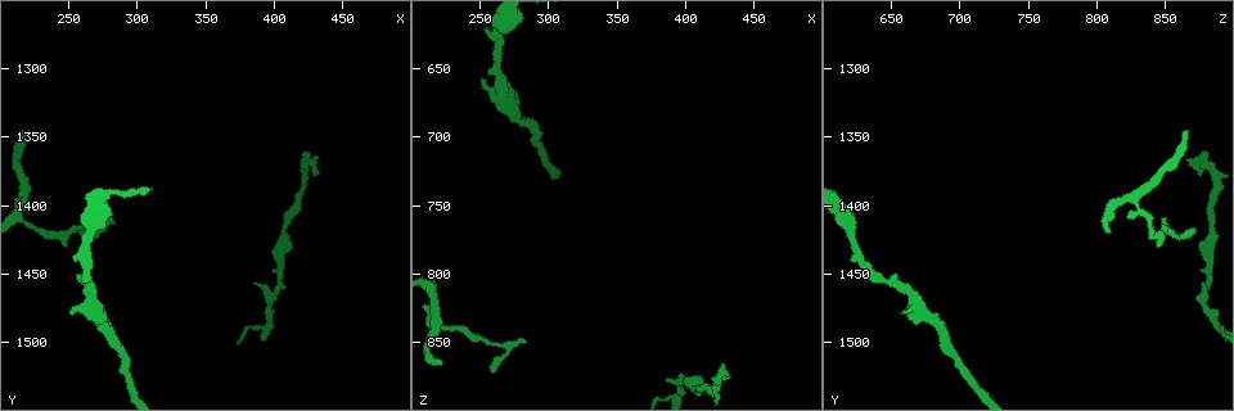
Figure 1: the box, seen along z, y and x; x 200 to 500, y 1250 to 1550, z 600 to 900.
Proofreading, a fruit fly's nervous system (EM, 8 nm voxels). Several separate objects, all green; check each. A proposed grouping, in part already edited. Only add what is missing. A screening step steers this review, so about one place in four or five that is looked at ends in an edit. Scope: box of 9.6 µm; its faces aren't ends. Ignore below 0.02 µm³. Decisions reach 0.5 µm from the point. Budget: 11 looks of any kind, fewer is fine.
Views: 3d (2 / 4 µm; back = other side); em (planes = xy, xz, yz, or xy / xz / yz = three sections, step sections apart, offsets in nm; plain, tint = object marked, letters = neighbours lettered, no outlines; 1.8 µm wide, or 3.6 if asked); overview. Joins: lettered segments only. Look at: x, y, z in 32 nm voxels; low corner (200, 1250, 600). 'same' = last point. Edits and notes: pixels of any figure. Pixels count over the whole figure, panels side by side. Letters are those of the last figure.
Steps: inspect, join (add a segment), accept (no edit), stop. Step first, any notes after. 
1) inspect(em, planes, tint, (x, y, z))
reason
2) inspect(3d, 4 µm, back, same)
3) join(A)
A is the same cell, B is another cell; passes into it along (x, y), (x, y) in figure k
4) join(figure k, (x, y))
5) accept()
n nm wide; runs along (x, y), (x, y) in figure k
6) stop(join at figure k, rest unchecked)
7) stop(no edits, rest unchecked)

inspect(em, yz, step 16, letters, (252, 1480, 660))
branch stops here

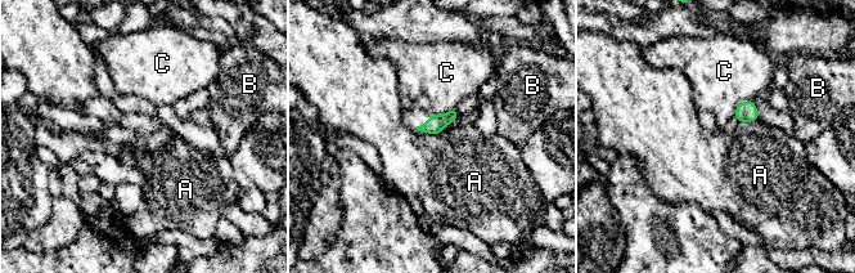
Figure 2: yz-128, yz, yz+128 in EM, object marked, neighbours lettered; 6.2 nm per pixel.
accept()
120 nm wide; A, B and C are other cells; border along (417, 129), (437, 135) in figure 2; none of them fits

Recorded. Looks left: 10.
inspect(3d, 2 µm, back, (218, 1346, 862))
an open end

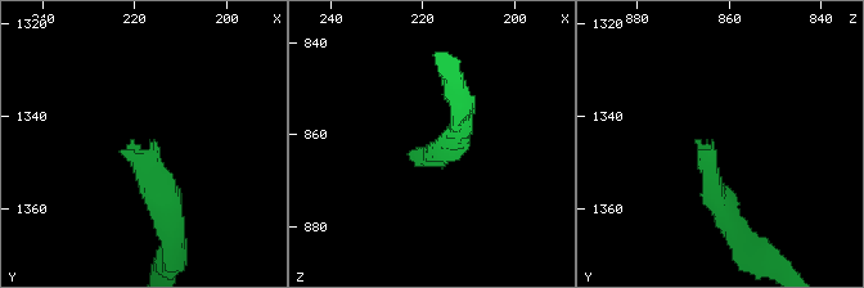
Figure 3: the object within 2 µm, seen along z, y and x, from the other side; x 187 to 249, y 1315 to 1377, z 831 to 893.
inspect(em, planes, letters, (221, 1345, 863))

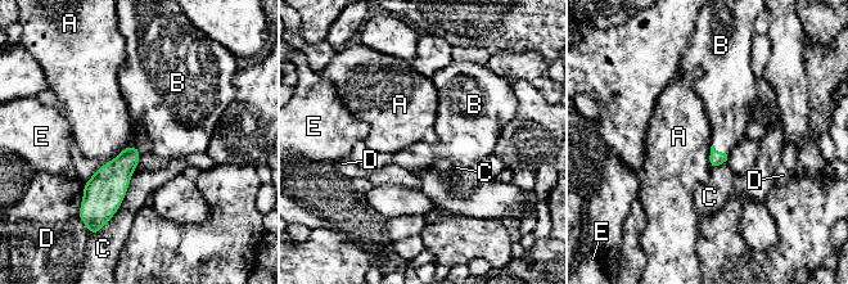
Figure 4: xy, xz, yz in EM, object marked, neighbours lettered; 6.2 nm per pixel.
join(B)
B is the same cell, A, C, D and E are other cells; passes into it along (716, 158), (720, 152), (729, 113) in figure 4; it goes on there

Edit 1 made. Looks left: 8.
inspect(overview)

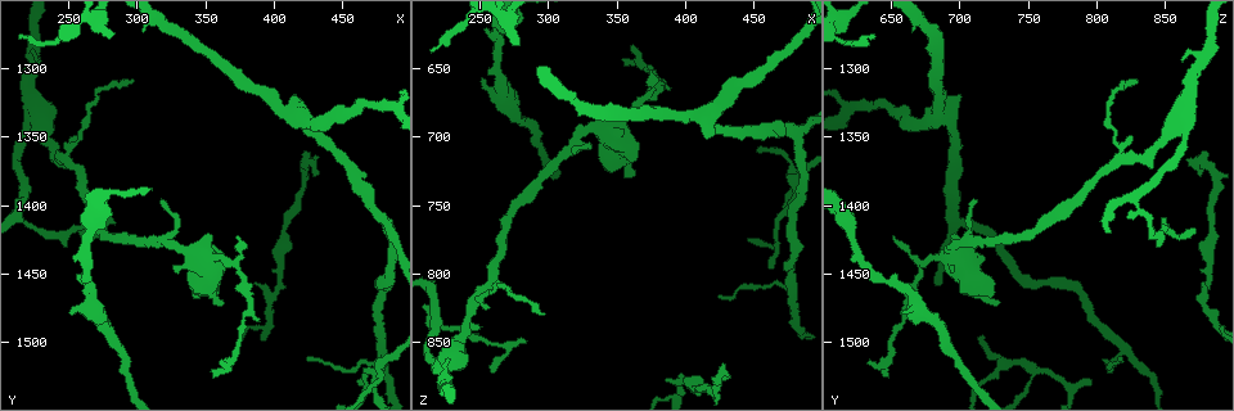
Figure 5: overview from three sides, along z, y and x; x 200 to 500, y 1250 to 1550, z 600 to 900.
inspect(em, planes, tint, (246, 1368, 818))
a fork

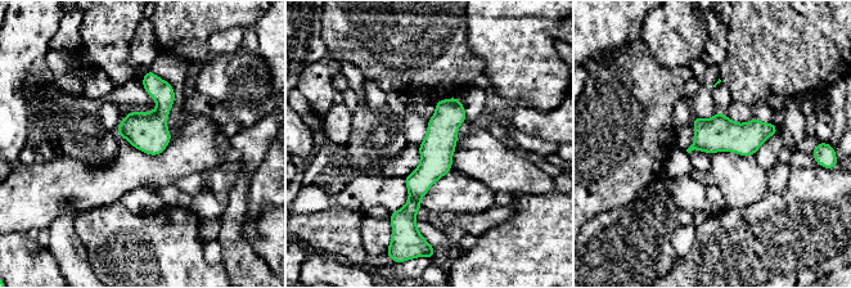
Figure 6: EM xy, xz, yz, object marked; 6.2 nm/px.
inspect(em, planes, letters, same)
what lies round it

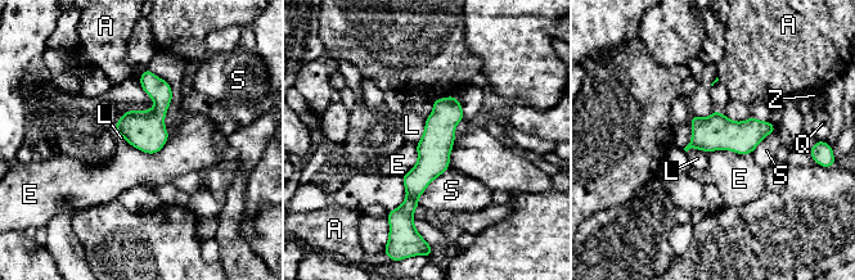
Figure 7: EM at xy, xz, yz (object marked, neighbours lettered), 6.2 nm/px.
accept()
A, E, L, Q, S and Z are other cells; runs along (453, 99), (408, 217) in figure 7; no lettered segment goes on from it

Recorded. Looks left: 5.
inspect(em, xz, step 16, letters, (268, 1416, 852))
a narrow waist

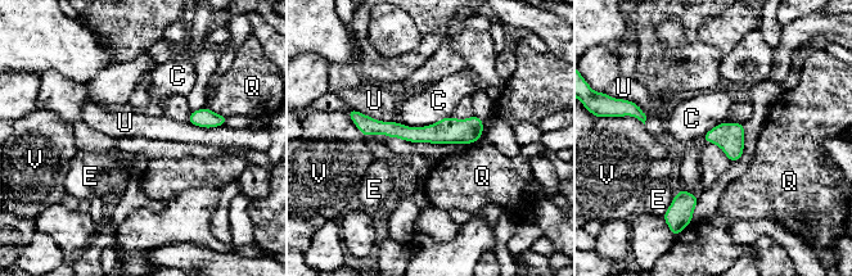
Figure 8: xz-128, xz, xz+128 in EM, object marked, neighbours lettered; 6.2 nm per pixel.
accept()
C, E, Q, U and V are other cells; border along (352, 108), (374, 118), (395, 122) in figure 8; none of them fits

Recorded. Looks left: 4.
stop(join at figure 4, rest unchecked)

